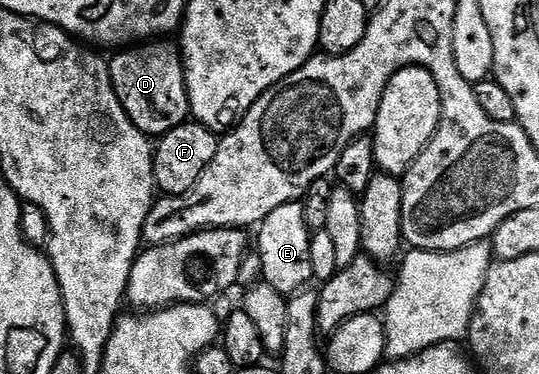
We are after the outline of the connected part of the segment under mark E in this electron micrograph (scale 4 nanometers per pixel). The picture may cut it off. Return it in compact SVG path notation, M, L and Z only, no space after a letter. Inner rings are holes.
M300 201L283 203L274 208L258 224L254 235L254 247L261 257L263 282L270 284L278 293L291 297L305 290L313 282L310 269L310 230L304 220L304 204Z

